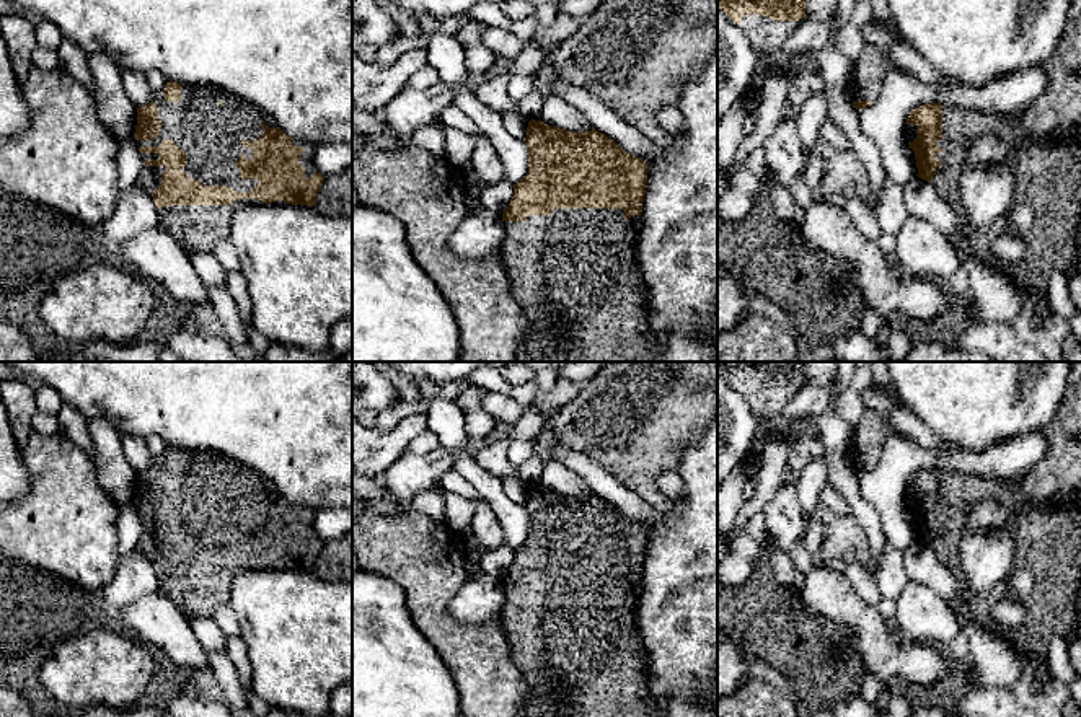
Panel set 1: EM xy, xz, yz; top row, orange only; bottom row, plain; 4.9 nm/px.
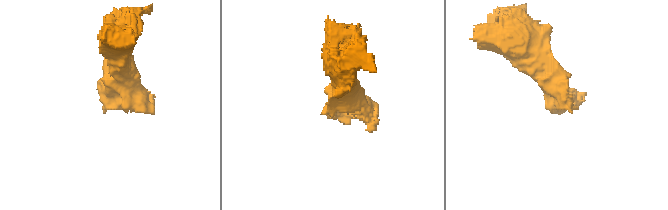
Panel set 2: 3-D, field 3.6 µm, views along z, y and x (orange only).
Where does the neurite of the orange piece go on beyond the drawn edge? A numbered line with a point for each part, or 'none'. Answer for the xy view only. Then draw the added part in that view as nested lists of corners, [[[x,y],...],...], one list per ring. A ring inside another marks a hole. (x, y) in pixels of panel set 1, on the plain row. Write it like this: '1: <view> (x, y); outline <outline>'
1: xy (211, 501); outline [[[183,450],[181,466],[166,466],[153,460],[161,497],[153,505],[135,505],[137,512],[158,512],[173,505],[188,520],[183,536],[204,551],[230,551],[236,557],[251,557],[259,546],[241,544],[235,526],[241,518],[248,525],[253,515],[243,505],[258,505],[267,492],[277,492],[272,481],[220,451]]]

